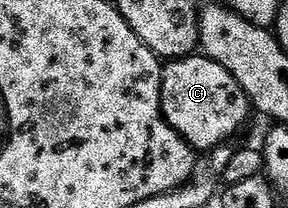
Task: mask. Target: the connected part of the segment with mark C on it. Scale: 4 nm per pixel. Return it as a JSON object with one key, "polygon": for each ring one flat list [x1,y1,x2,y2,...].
{"polygon":[[193,54,187,57,185,60,177,60,175,62,169,63,167,67,163,69,162,79,160,81,160,105,164,111,164,121,167,122,175,130,184,141,189,144,189,146,194,149,197,153,205,154,211,153,213,150,227,145,229,143,228,139,243,126,248,120,248,115,253,115,254,109,251,104,248,103,246,94,242,90,242,86,238,86,238,82,235,78,230,75,218,62,214,62,210,57,203,54]]}

